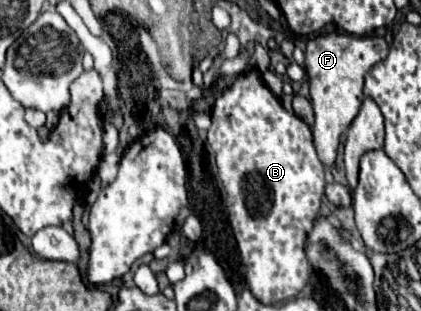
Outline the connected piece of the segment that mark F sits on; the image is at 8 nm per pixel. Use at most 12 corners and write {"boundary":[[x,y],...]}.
{"boundary":[[381,36],[307,42],[313,142],[325,166],[385,60]]}

